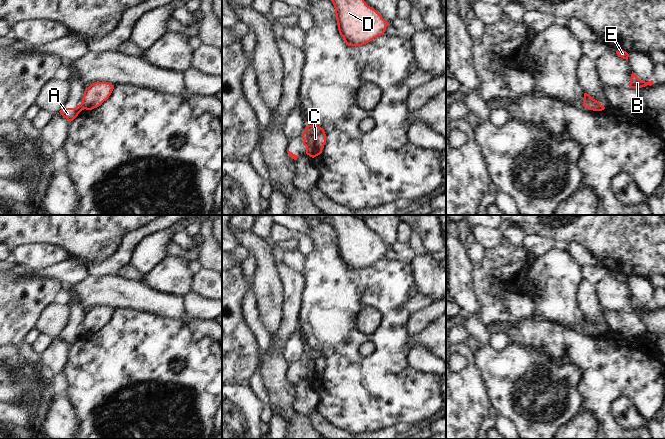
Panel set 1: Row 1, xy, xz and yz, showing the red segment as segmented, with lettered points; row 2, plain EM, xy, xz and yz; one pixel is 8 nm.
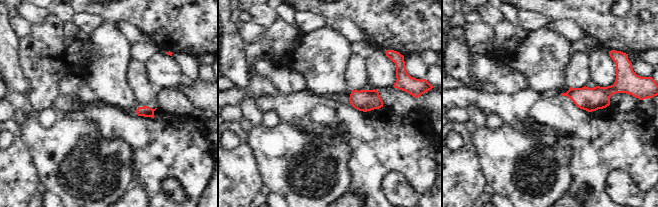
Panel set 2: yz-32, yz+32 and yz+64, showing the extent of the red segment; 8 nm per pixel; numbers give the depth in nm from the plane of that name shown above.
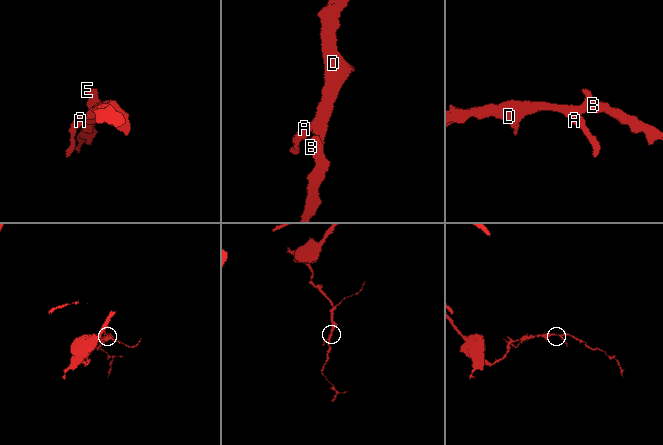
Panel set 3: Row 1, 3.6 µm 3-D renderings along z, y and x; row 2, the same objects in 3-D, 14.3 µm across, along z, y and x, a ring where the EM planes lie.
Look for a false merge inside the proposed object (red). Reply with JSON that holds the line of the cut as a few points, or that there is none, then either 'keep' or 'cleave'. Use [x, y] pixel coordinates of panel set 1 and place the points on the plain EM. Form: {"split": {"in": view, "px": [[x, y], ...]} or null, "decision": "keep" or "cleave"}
{"split": {"in": "xy", "px": [[80, 328], [84, 332]]}, "decision": "cleave"}

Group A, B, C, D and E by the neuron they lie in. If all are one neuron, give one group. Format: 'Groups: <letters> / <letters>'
Groups: A / B C D E.

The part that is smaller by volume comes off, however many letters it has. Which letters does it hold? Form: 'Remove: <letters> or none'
Remove: A.

